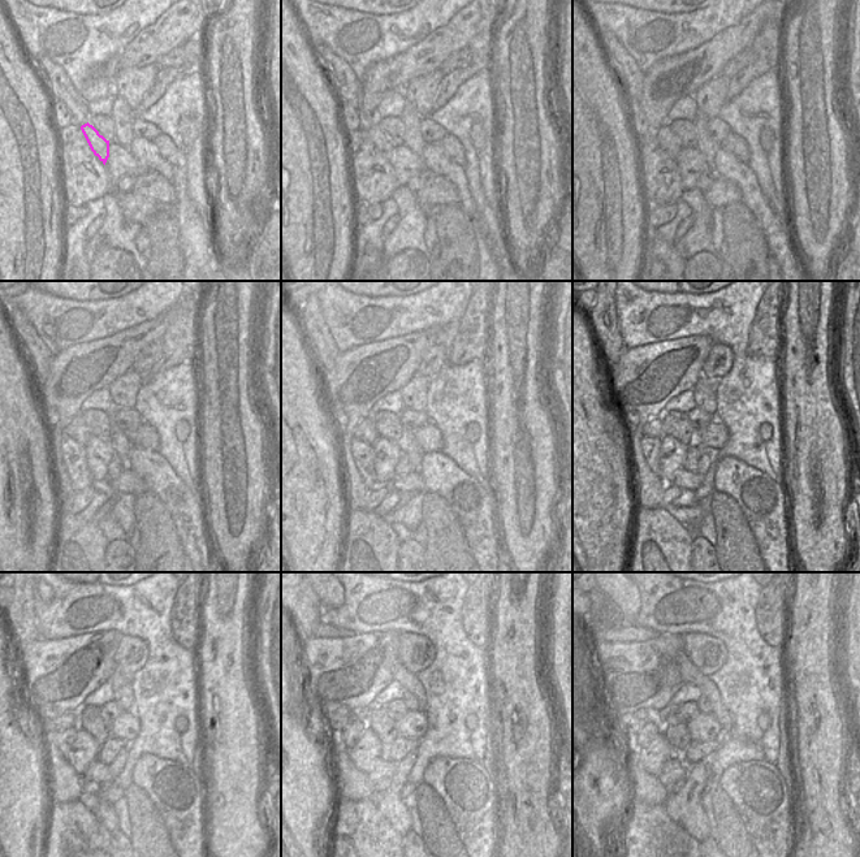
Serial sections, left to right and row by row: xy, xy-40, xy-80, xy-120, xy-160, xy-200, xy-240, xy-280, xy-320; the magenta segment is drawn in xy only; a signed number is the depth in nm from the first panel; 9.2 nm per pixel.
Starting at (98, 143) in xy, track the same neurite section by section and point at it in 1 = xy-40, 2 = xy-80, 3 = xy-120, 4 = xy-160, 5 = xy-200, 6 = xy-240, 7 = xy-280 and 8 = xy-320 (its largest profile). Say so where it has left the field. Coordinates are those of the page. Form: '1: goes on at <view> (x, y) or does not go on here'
1: goes on at xy-40 (383, 142)
2: goes on at xy-80 (666, 139)
3: goes on at xy-120 (77, 429)
4: goes on at xy-160 (366, 431)
5: goes on at xy-200 (653, 428)
6: goes on at xy-240 (69, 719)
7: goes on at xy-280 (337, 723)
8: goes on at xy-320 (625, 723)

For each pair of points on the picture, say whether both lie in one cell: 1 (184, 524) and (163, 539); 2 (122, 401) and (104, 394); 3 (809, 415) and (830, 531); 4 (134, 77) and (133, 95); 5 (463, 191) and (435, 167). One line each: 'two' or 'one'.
1: two
2: two
3: one
4: one
5: one

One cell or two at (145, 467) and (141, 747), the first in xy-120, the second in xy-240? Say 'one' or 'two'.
two

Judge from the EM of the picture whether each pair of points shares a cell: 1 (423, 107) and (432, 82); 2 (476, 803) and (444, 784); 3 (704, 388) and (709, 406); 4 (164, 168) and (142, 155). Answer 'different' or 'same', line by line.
1: same
2: same
3: same
4: same

